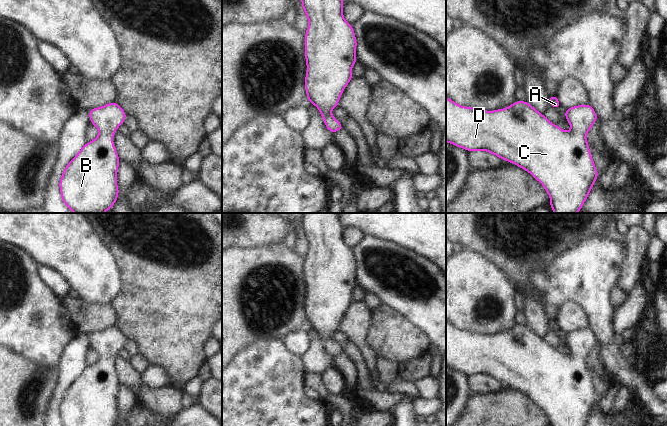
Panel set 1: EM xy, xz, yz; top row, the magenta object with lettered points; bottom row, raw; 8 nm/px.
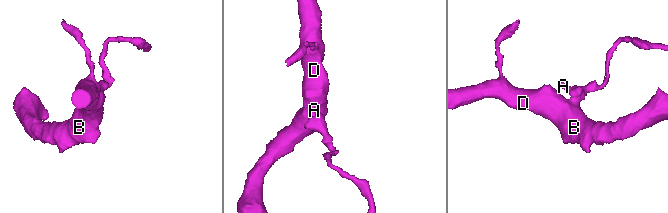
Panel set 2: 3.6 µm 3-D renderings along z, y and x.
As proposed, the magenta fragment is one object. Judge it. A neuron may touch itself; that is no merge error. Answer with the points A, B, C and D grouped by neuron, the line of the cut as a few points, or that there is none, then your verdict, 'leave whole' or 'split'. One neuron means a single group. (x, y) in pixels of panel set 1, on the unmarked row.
A B C D | no cut | leave whole

